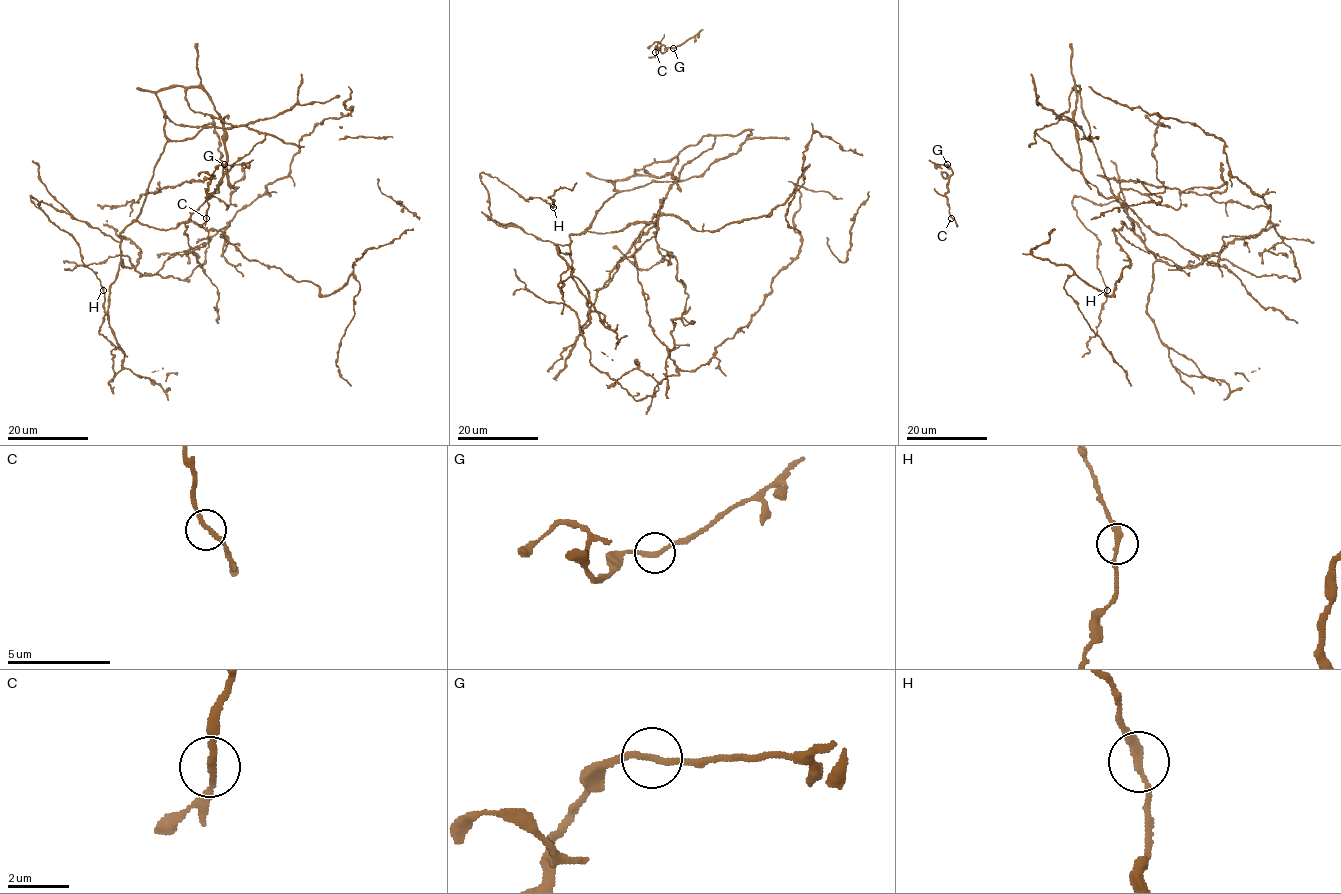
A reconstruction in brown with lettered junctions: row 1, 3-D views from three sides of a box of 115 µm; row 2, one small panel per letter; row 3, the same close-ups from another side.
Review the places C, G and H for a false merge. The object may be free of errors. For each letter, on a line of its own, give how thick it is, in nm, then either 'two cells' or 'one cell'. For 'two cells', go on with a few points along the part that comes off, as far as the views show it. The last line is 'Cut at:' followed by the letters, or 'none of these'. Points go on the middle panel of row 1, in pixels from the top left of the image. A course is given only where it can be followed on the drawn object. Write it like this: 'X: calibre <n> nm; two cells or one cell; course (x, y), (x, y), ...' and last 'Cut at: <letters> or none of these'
C: calibre 200 nm; one cell
G: calibre 200 nm; one cell
H: calibre 220 nm; one cell
Cut at: none of these

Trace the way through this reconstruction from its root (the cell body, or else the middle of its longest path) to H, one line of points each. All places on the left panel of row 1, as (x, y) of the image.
H: (121, 258), (118, 242), (31, 197), (76, 242), (81, 260), (103, 290)

